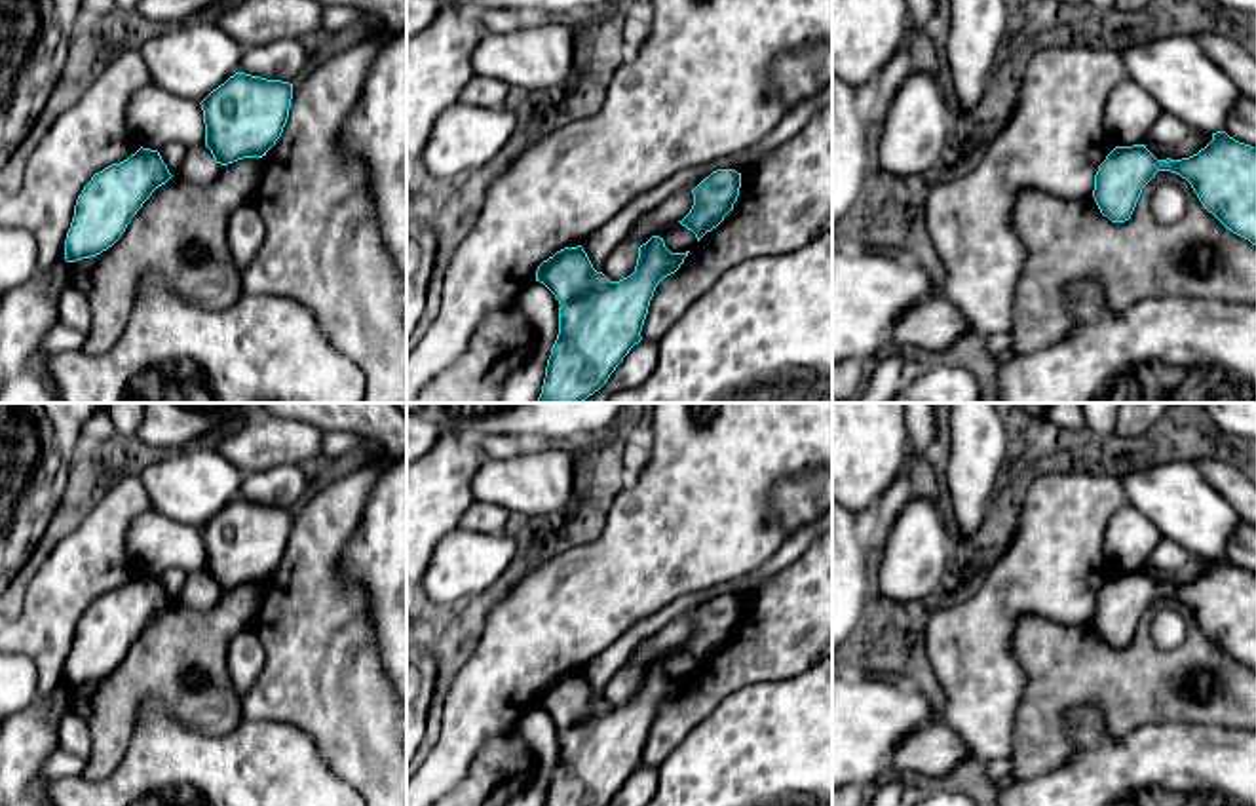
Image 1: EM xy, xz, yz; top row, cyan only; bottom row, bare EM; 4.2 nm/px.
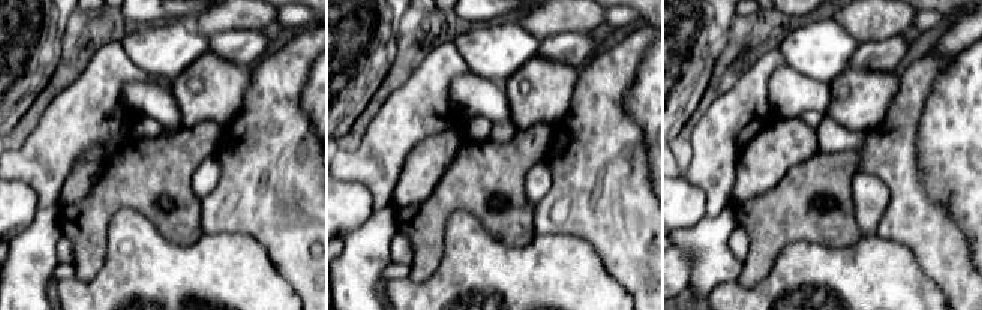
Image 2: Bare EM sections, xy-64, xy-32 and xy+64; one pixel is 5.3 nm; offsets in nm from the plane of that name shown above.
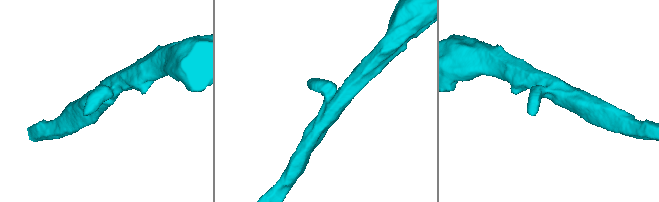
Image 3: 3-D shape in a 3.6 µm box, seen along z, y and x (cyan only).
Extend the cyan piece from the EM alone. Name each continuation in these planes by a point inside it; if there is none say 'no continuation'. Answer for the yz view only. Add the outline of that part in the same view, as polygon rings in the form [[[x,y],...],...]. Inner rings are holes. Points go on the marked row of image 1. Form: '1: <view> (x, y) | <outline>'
no continuation

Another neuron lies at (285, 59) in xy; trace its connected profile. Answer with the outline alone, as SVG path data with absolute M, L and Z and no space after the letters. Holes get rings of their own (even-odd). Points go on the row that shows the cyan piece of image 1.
M277 40L245 49L238 72L296 84L308 72L310 53L300 40Z

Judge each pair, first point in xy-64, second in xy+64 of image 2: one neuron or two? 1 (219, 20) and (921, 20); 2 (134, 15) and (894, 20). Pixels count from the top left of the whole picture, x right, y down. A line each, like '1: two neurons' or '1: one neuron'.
1: two neurons
2: two neurons

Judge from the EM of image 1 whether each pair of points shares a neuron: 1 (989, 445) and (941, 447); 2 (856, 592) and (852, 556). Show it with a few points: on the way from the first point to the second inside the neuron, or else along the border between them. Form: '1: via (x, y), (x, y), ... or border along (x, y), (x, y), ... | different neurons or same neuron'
1: border along (949, 436), (945, 487) | different neurons
2: via (852, 582), (852, 565) | same neuron

